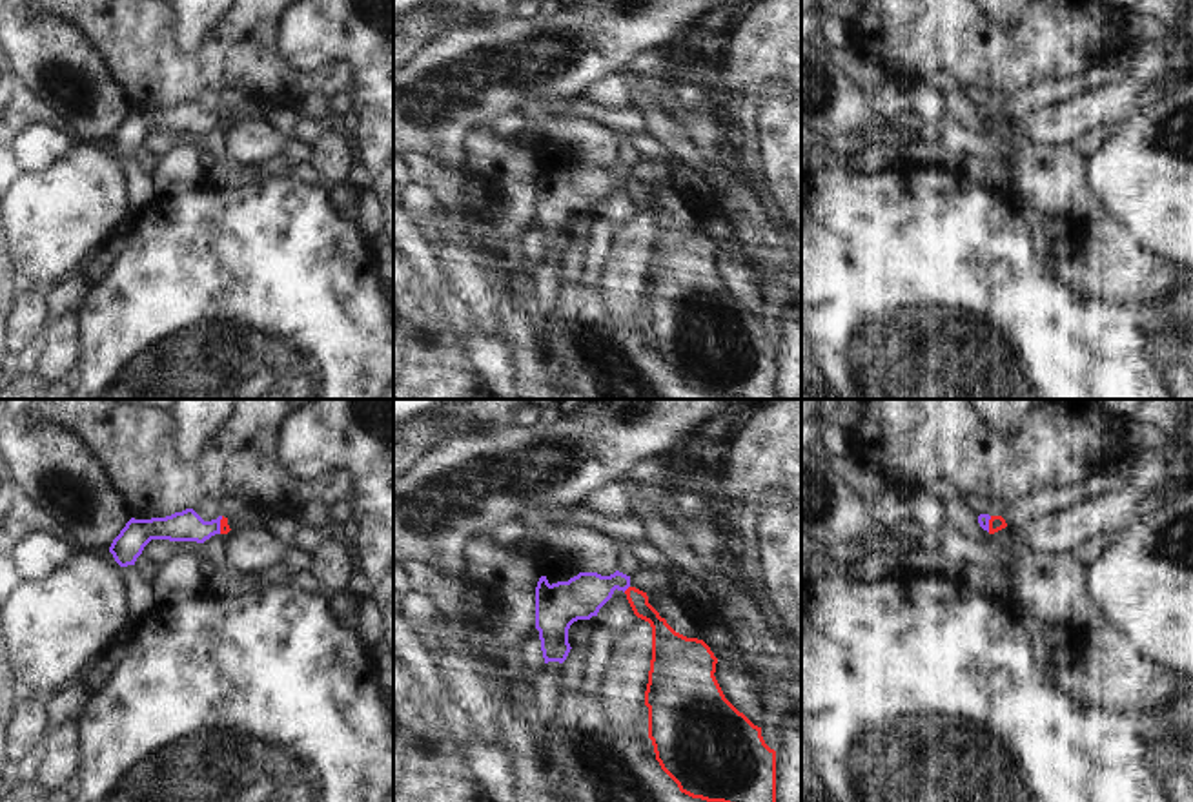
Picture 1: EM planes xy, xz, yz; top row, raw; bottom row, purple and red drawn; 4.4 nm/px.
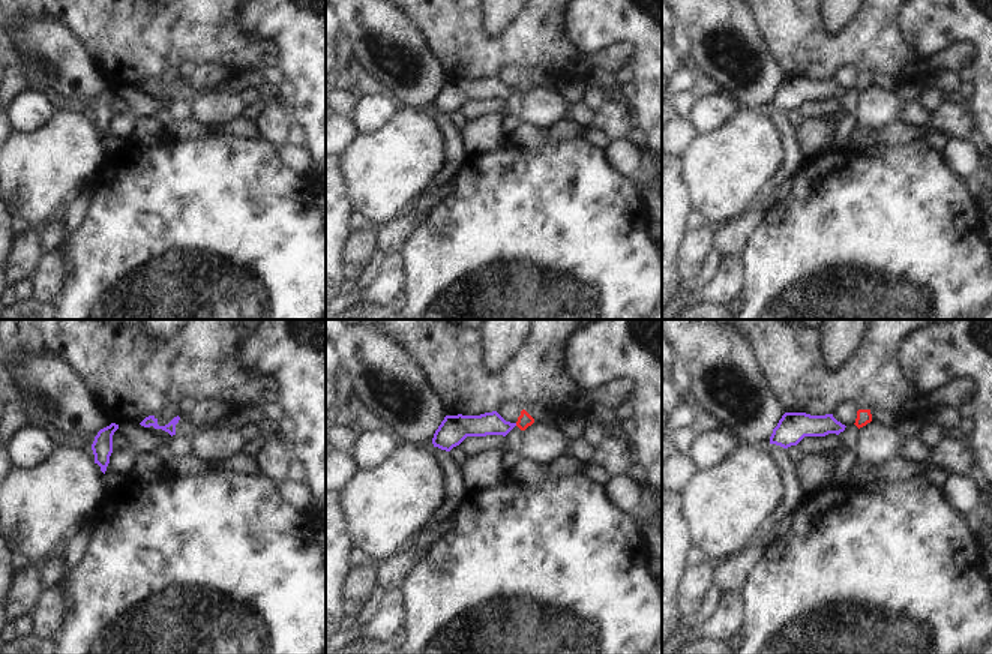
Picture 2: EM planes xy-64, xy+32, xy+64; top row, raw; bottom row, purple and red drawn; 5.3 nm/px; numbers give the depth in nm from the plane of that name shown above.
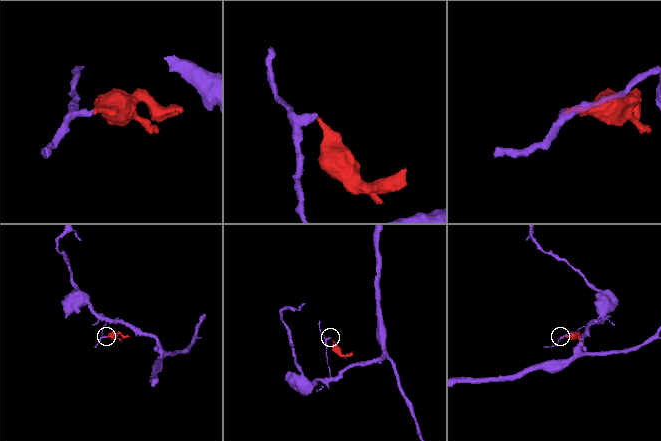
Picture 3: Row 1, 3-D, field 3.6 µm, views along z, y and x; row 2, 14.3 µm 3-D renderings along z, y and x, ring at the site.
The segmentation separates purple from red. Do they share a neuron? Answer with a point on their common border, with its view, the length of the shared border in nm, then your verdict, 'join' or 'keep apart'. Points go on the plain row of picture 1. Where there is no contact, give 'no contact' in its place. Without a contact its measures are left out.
xz (625, 181) | 40 nm | keep apart

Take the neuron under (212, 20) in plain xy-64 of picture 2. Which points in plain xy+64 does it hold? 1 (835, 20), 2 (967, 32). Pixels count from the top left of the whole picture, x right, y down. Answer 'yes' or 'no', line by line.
1: no
2: no

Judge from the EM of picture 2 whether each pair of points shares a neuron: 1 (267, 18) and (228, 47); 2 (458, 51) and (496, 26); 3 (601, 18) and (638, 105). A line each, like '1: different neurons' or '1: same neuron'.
1: different neurons
2: different neurons
3: same neuron

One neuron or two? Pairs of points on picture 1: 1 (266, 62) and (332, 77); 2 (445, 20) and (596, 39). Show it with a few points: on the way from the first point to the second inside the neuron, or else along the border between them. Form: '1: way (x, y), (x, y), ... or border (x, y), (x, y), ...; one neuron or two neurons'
1: way (283, 79), (316, 81); one neuron
2: border (503, 19), (492, 24), (454, 28), (441, 33); two neurons

